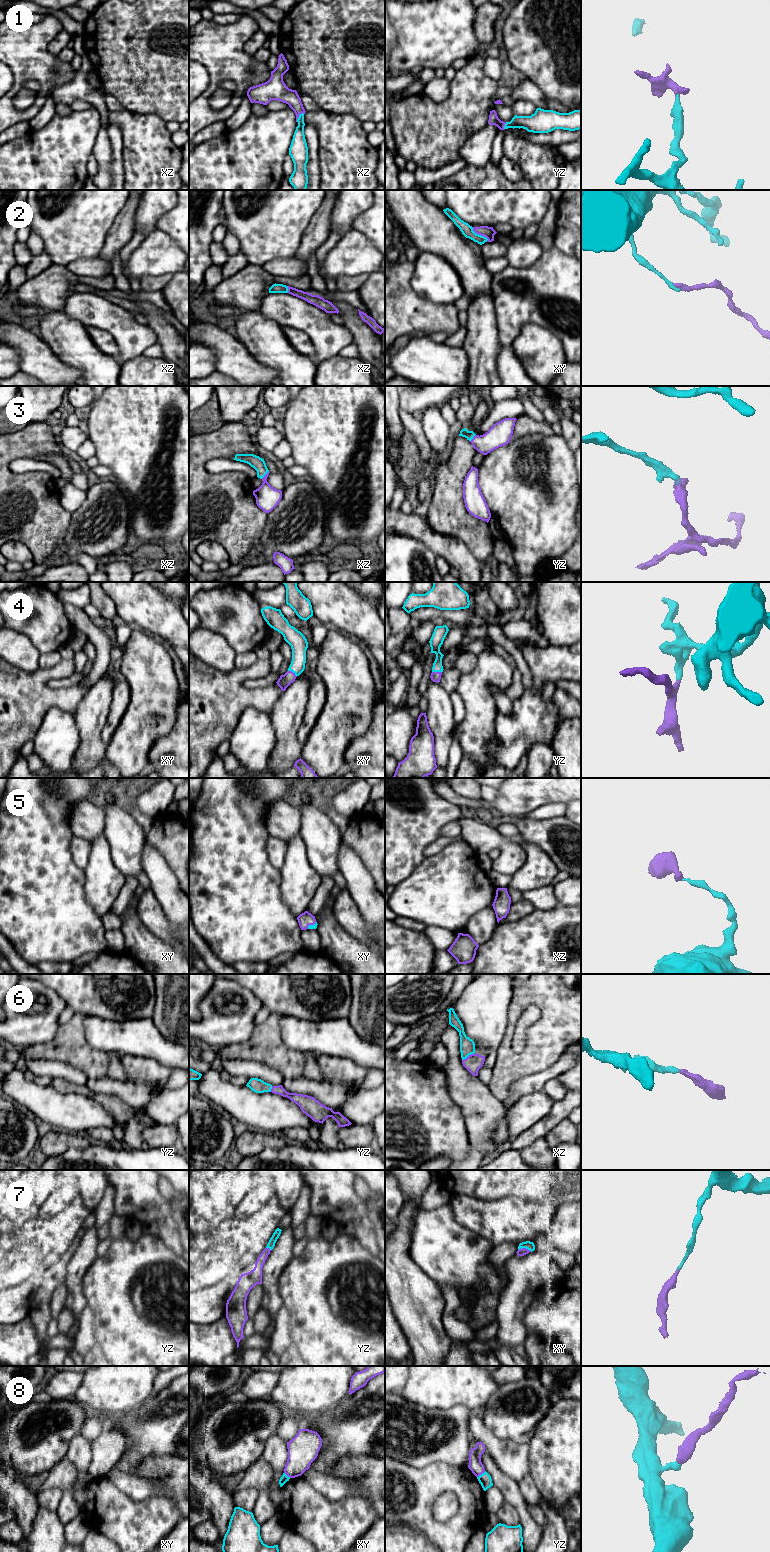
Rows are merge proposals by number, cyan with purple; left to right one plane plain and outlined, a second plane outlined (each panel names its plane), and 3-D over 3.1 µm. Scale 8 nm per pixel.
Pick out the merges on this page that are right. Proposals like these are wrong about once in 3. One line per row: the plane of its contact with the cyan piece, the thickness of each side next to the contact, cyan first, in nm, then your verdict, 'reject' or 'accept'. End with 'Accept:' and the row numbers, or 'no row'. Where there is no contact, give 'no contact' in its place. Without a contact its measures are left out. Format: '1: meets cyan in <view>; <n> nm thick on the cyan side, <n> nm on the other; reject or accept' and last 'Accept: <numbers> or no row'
1: meets cyan in xz; 140 nm thick on the cyan side, 140 nm on the other; accept
2: meets cyan in xy; 90 nm thick on the cyan side, 90 nm on the other; accept
3: meets cyan in xz; 100 nm thick on the cyan side, 190 nm on the other; accept
4: meets cyan in xy; 140 nm thick on the cyan side, 100 nm on the other; accept
5: meets cyan in xy; 40 nm thick on the cyan side, 120 nm on the other; accept
6: meets cyan in xz; 130 nm thick on the cyan side, 140 nm on the other; accept
7: meets cyan in xy; 70 nm thick on the cyan side, 60 nm on the other; accept
8: meets cyan in yz; 100 nm thick on the cyan side, 110 nm on the other; reject
Accept: 1, 2, 3, 4, 5, 6, 7

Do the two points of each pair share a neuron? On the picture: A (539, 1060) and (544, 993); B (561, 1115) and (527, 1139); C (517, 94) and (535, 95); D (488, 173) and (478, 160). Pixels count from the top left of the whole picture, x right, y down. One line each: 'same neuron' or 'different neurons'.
A: same neuron
B: same neuron
C: same neuron
D: different neurons

